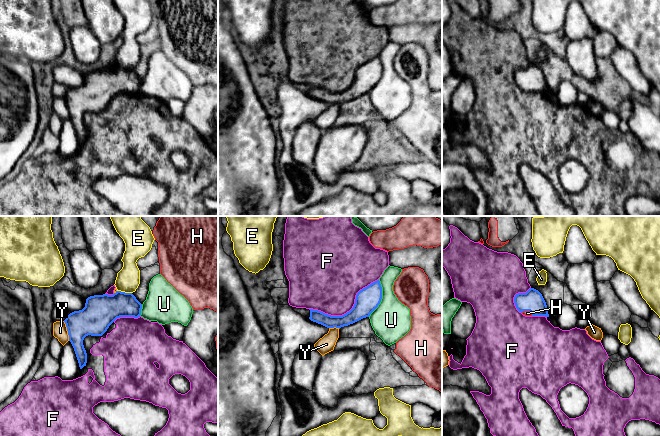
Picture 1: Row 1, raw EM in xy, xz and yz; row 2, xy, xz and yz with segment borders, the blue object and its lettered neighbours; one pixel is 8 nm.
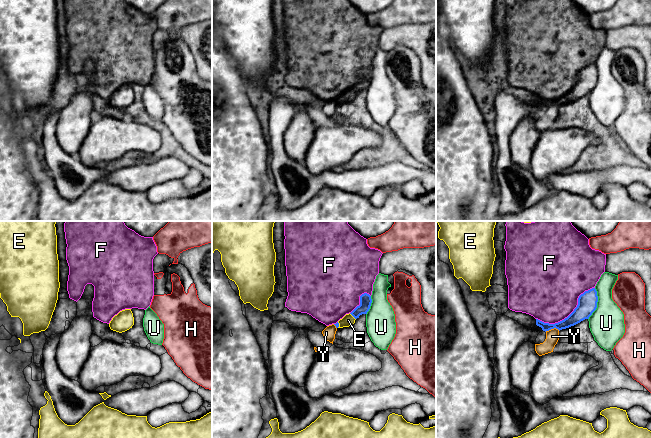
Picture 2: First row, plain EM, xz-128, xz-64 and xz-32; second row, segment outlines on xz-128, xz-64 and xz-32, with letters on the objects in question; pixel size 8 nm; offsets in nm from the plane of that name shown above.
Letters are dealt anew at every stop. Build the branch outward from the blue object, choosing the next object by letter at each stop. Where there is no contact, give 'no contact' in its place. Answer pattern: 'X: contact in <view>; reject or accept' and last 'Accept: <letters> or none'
E: contact in xy; reject
F: contact in xz; reject
H: contact in yz; accept
U: contact in xz; reject
Y: contact in xy; reject
Accept: H

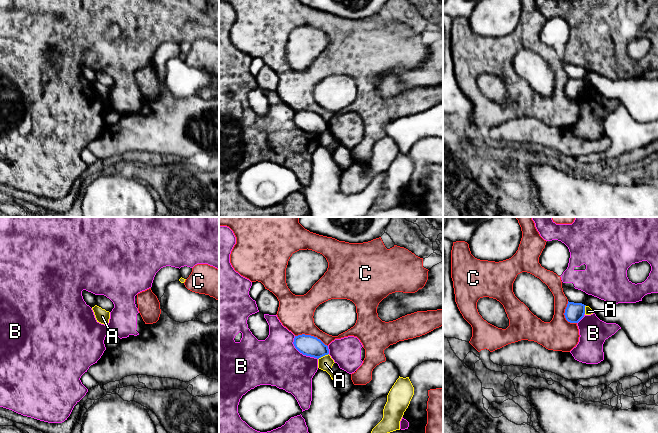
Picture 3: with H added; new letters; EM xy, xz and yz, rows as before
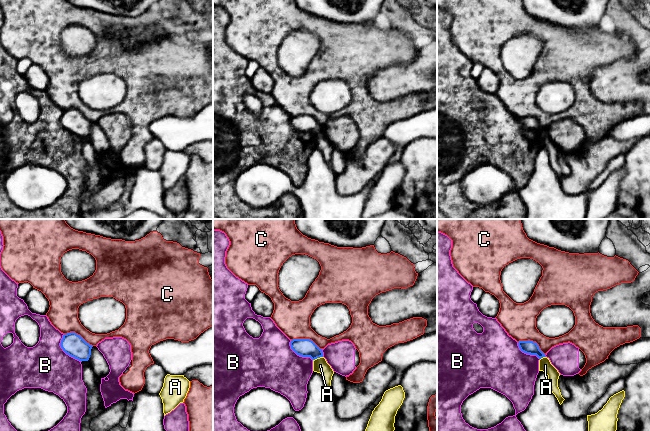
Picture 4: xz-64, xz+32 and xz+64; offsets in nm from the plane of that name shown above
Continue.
A: contact in xz; reject
B: contact in xz; reject
C: contact in xz; reject
Accept: none

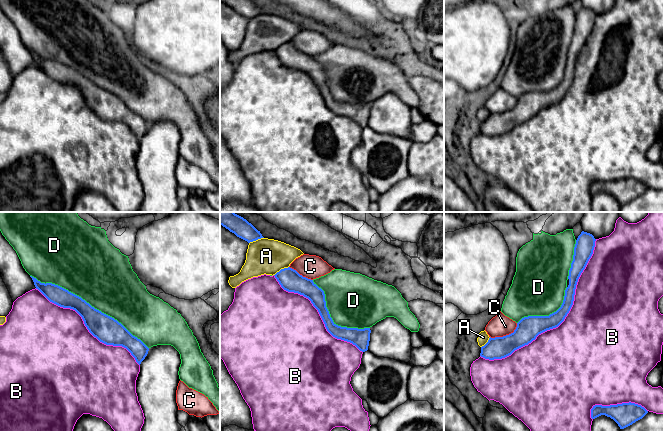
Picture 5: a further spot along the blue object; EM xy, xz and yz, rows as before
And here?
A: contact in xz; reject
B: contact in yz; reject
C: contact in yz; reject
D: contact in xy; accept
Accept: D

